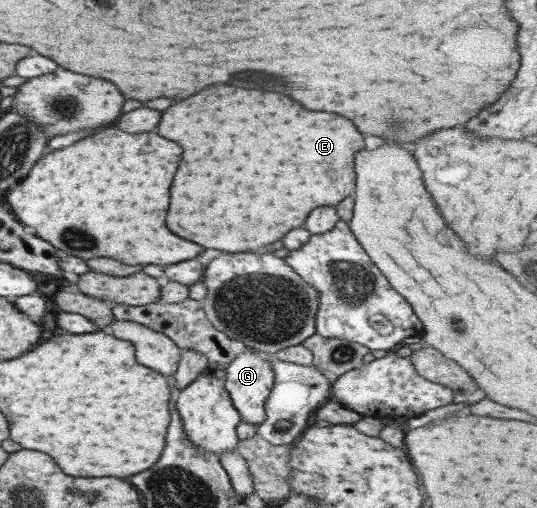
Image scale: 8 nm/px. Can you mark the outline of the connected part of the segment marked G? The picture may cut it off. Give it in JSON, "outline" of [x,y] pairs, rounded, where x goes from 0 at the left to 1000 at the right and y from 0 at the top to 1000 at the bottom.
{"outline":[[[453,685],[419,724],[419,766],[425,770],[432,799],[443,811],[447,827],[482,837],[493,825],[492,789],[510,752],[501,713],[471,685]]]}

